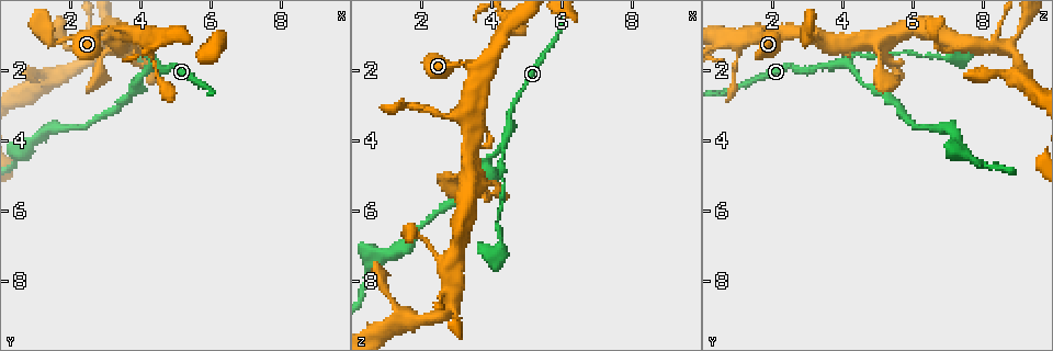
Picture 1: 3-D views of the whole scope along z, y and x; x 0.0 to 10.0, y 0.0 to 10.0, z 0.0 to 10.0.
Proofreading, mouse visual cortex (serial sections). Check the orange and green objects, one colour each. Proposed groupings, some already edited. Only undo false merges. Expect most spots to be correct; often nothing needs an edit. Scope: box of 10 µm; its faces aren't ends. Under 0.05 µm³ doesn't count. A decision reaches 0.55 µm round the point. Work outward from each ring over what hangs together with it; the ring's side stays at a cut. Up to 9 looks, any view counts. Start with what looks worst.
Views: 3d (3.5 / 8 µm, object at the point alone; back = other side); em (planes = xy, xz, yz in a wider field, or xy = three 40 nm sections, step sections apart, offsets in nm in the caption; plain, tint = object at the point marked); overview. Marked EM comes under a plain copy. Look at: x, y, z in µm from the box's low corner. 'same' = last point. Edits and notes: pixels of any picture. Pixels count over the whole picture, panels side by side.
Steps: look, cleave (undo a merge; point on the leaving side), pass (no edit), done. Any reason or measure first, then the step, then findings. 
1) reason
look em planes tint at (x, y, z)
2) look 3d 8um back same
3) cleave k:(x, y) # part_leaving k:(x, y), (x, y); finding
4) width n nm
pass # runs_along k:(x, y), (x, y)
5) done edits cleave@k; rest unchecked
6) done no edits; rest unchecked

two arms in line, one across
look 3d 3.5um at (4.35, 1.85, 4.20)

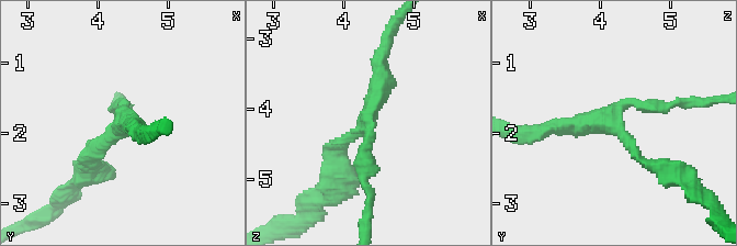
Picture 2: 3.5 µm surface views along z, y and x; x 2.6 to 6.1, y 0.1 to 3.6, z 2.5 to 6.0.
arms 3; arm_widths 200, 200, 200 nm; shape alone is not enough
look em xy step 2 tint at (4.35, 1.80, 4.20)

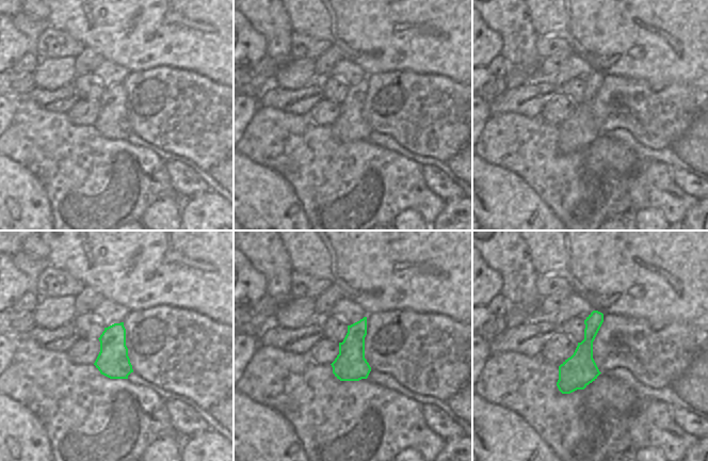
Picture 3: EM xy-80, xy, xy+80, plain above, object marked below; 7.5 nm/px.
pass # runs_along 2:(384, 51), (377, 99), (333, 166); all the same cell

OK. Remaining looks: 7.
abrupt turn
look 3d 8um at (3.40, 0.85, 1.80)

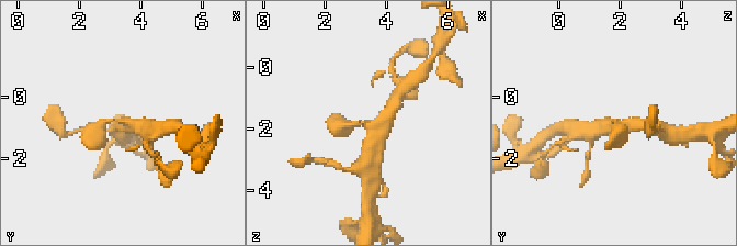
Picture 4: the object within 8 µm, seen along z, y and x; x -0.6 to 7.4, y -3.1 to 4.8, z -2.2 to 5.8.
look 3d 3.5um same

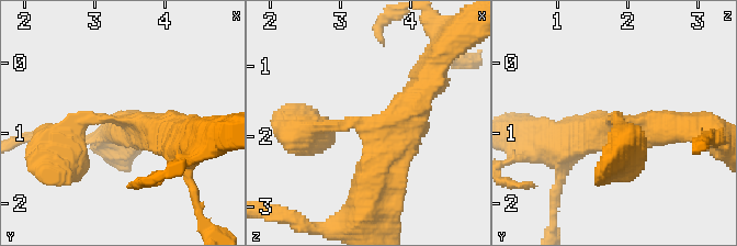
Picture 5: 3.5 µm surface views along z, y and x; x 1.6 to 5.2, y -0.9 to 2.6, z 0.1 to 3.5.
arms 3; arm_widths 300, 450, 500 nm
look em xy step 3 tint at (3.35, 0.80, 1.90)

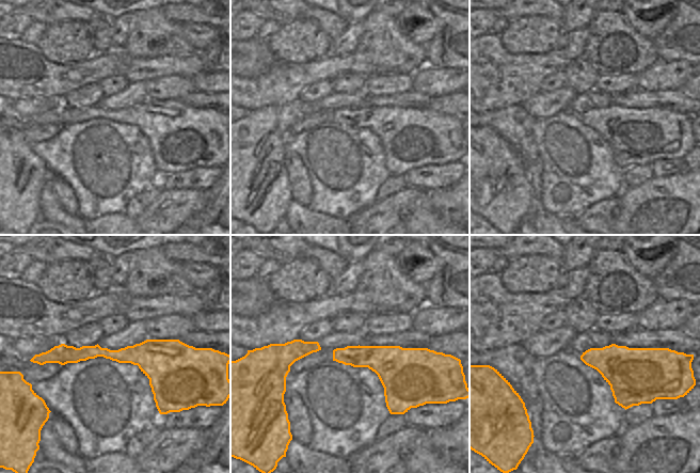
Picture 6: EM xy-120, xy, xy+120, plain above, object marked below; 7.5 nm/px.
width 220 nm
pass # runs_along 5:(306, 132), (387, 126), (418, 93); all the same cell

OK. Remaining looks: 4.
thin neck
look 3d 8um at (2.85, 1.40, 8.80)

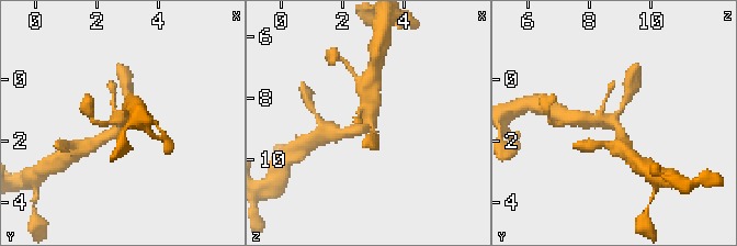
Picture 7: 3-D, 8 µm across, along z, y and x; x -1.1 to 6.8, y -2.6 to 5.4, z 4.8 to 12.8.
closer look
look 3d 3.5um same

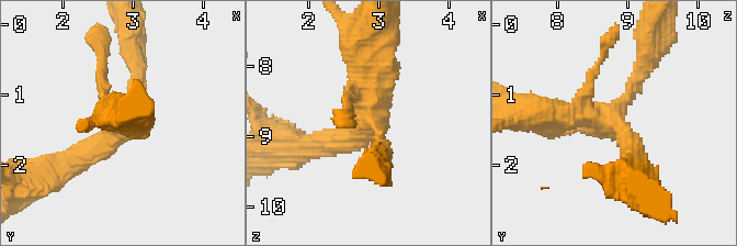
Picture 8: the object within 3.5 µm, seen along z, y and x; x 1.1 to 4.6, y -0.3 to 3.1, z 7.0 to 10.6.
arms 4; arm_widths 150, 200, 350, 400 nm
look em xy step 1 tint at (2.90, 1.35, 8.75)

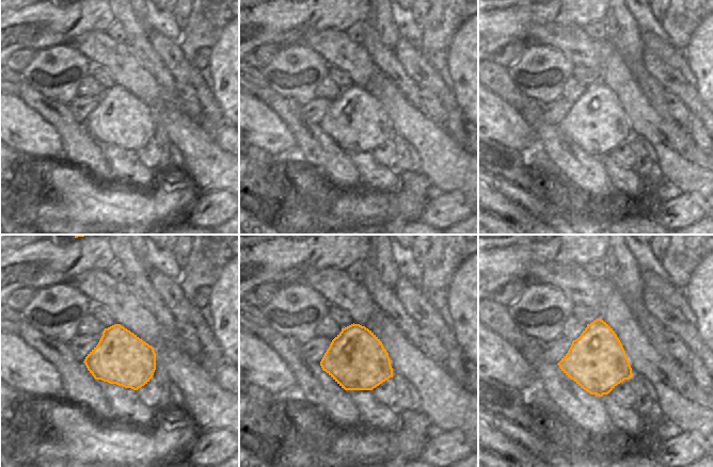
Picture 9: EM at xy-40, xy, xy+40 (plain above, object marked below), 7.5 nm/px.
pass # runs_along 8:(536, 113), (610, 120), (635, 160); one cell here

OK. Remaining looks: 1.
abrupt turn
look 3d 3.5um at (1.45, 1.10, 3.05)

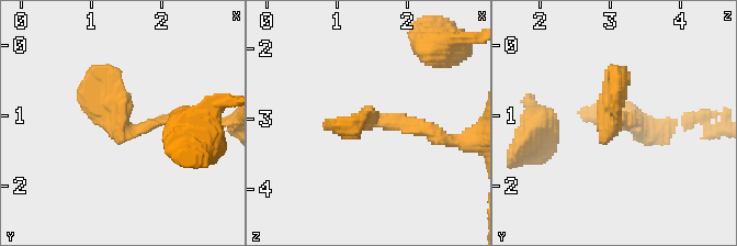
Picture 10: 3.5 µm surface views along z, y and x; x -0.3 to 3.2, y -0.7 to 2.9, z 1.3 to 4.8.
pass # one cell here

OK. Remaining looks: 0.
done no edits; rest unchecked

